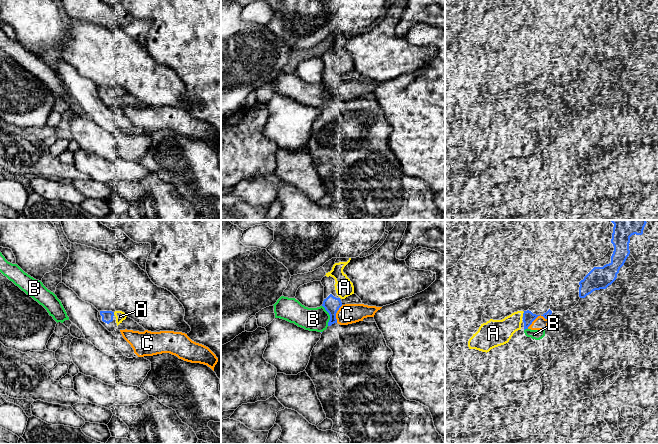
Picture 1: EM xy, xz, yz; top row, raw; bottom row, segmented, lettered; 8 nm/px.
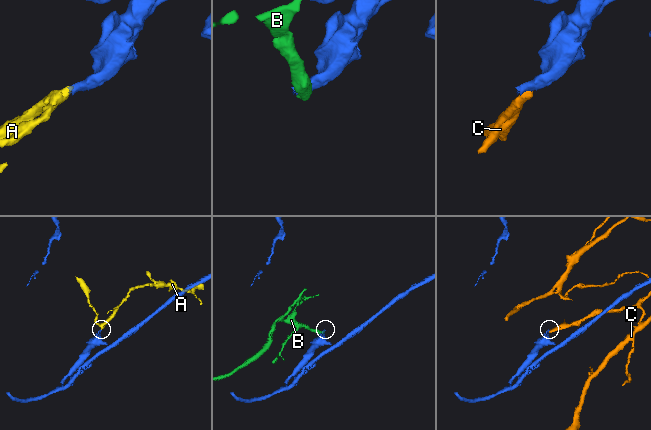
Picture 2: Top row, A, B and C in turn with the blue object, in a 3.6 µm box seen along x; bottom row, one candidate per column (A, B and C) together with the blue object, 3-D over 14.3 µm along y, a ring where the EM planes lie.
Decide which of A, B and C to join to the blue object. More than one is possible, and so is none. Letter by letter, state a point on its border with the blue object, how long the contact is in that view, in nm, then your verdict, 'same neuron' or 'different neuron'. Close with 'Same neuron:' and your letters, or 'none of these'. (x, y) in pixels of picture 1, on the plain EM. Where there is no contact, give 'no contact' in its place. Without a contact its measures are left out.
A: meets blue in yz at (523, 90); contact 40 nm long; same neuron
B: meets blue in xz at (329, 90); contact 180 nm long; different neuron
C: meets blue in yz at (537, 92); contact 190 nm long; different neuron
Same neuron: A

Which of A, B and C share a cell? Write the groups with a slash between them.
A / B C

